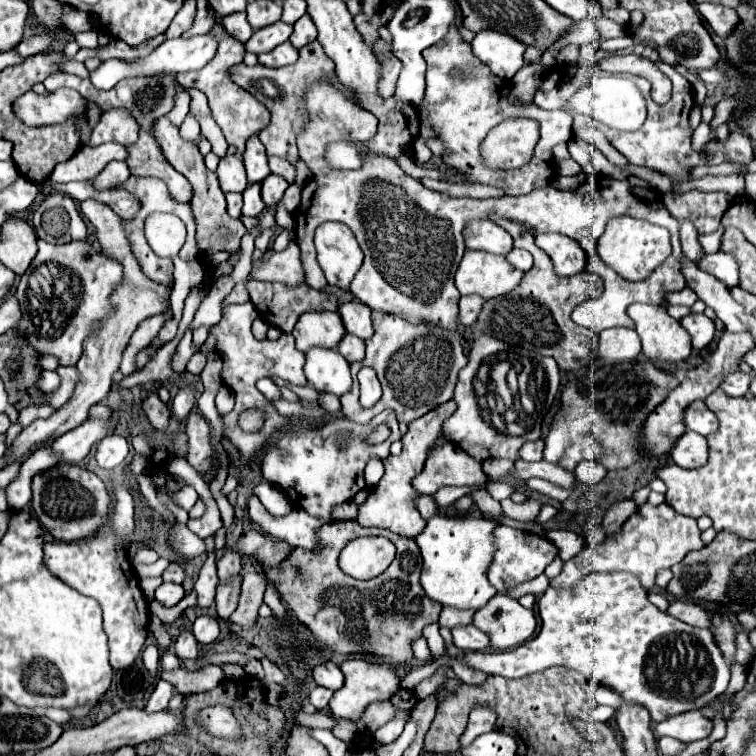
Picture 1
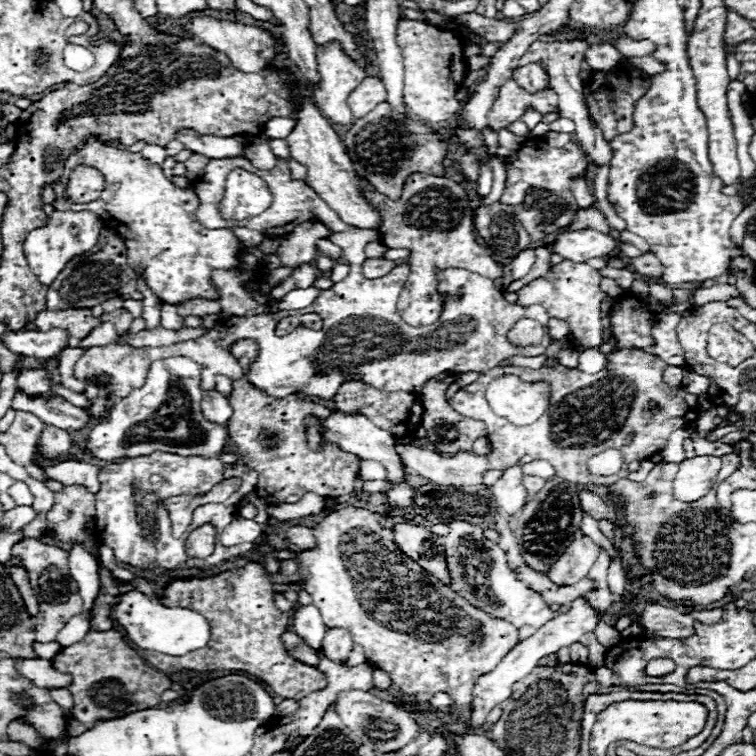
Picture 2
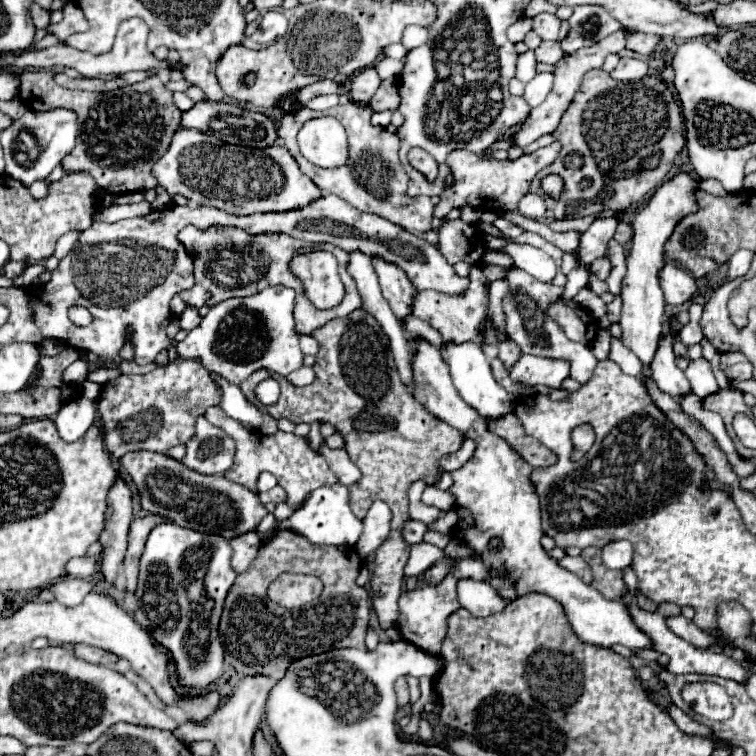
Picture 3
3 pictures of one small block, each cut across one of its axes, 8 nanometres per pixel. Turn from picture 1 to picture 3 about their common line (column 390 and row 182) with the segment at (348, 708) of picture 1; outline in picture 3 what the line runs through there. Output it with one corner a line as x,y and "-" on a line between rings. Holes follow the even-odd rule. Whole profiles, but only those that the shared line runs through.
678,174
674,176
670,182
666,182
664,186
660,186
656,190
656,194
650,198
650,202
646,204
644,210
640,210
636,216
634,216
634,222
632,222
632,230
634,230
634,236
632,236
632,246
630,246
630,252
628,252
628,258
626,258
626,276
622,280
622,314
620,314
620,326
622,326
622,344
626,348
630,348
638,358
640,362
644,364
642,368
642,382
650,376
650,364
654,360
654,354
658,350
658,342
660,342
660,336
662,336
662,320
666,318
666,300
664,300
664,294
662,294
662,288
660,288
660,282
658,282
658,272
660,268
664,266
664,244
666,240
670,238
674,226
686,216
686,214
692,214
698,210
698,204
696,204
696,190
698,190
698,182
690,176
690,174

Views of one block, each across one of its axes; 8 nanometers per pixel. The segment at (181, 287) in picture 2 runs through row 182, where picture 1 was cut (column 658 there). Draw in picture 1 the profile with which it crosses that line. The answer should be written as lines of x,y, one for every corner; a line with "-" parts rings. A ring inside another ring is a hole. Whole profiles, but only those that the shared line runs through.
634,46
634,48
628,48
626,52
632,52
632,54
640,54
644,58
650,58
670,80
672,80
672,98
668,104
656,104
654,100
650,100
650,96
646,96
646,108
648,108
648,118
646,122
642,124
642,128
638,128
636,132
622,132
622,130
610,130
610,128
604,128
608,140
614,144
614,148
618,152
622,152
630,164
638,164
638,166
646,166
650,170
656,170
664,176
668,176
672,180
672,190
670,192
680,192
680,184
682,182
688,182
690,180
690,174
696,166
712,166
712,164
718,164
718,162
724,162
726,160
726,154
736,154
736,162
746,166
750,160
754,160
754,150
752,150
752,140
744,134
738,134
738,132
730,132
728,138
724,142
712,138
700,152
696,152
692,148
692,128
688,124
688,112
690,108
694,106
694,96
692,96
692,86
690,82
678,74
672,66
664,64
660,58
658,58
658,52
652,50
652,48
646,48
646,46

